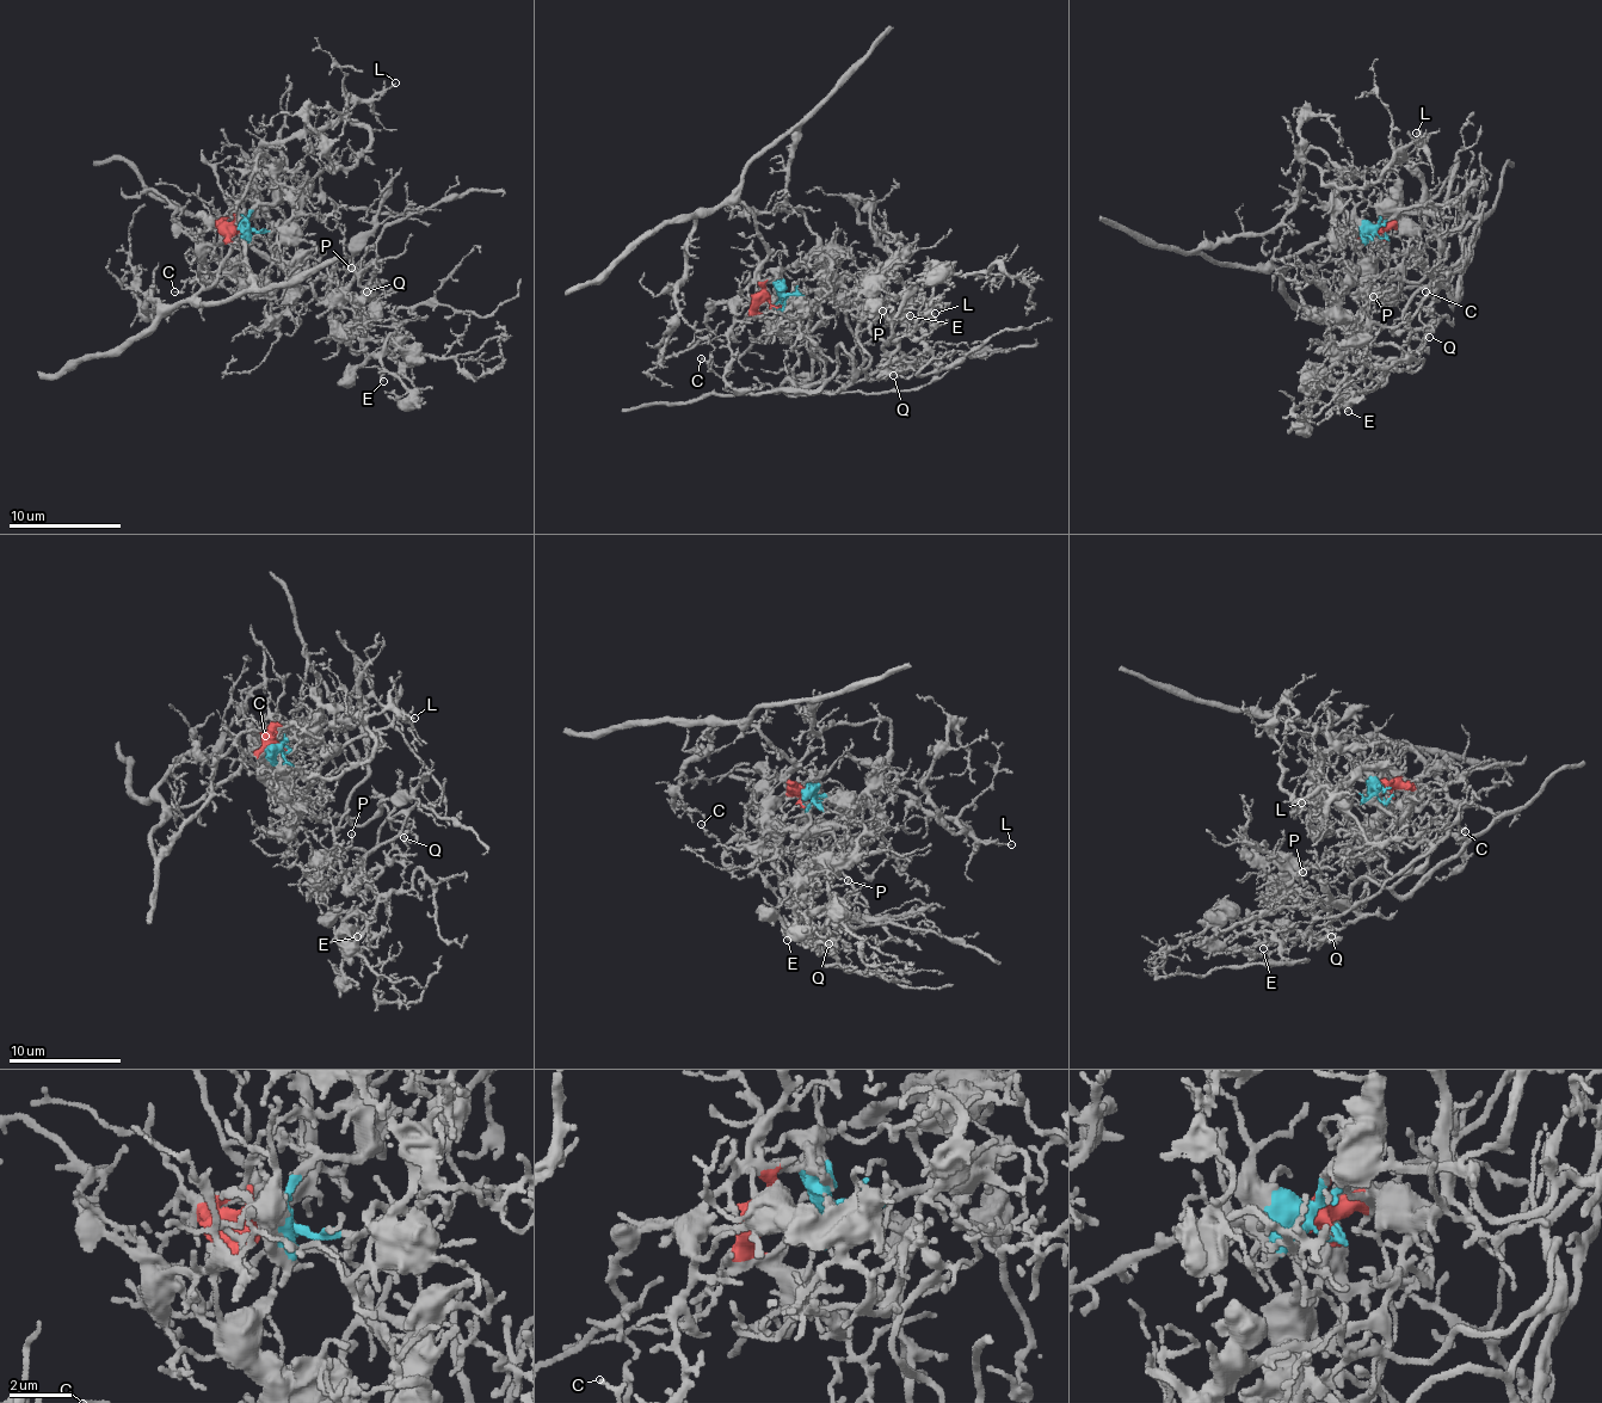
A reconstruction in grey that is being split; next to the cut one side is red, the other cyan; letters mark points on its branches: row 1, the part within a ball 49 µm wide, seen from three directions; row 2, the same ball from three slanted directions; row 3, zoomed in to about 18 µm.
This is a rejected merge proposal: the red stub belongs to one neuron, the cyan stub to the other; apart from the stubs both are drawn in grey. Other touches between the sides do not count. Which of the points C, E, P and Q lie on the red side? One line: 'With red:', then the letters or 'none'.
With red: C

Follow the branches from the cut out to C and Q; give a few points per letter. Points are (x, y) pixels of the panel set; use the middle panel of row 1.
C: (775, 307), (763, 287), (755, 281), (739, 303), (728, 336), (731, 350), (726, 371), (720, 375), (700, 358)
Q: (775, 307), (806, 294), (814, 327), (839, 305), (869, 302), (862, 319), (906, 364), (893, 375)

